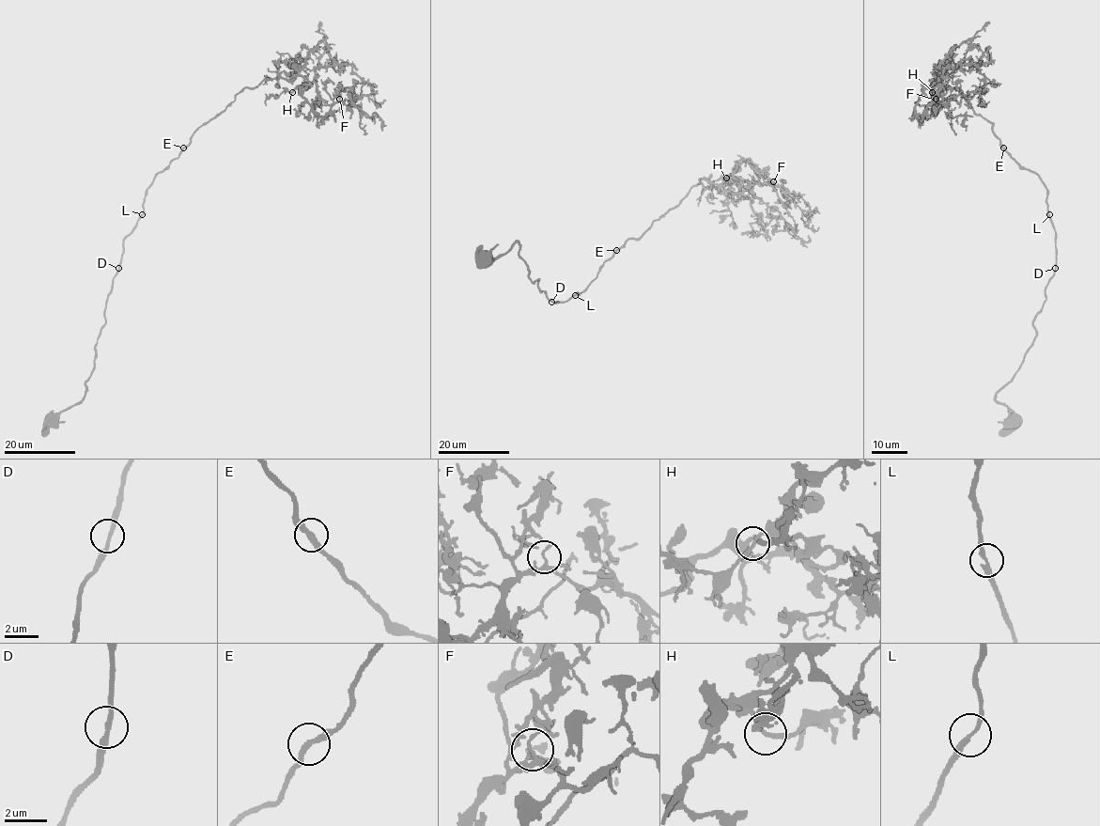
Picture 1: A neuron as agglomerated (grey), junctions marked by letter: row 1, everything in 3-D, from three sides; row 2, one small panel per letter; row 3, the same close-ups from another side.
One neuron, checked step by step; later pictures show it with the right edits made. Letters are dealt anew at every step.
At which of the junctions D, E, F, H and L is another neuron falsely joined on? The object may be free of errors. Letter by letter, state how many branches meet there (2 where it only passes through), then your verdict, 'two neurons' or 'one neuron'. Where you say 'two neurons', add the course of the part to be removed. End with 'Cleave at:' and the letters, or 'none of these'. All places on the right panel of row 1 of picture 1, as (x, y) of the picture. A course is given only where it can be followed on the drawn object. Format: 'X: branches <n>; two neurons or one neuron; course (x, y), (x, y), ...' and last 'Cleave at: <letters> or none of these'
D: branches 2; one neuron
E: branches 2; one neuron
F: branches 2; one neuron
H: branches 2; one neuron
L: branches 2; one neuron
Cleave at: none of these

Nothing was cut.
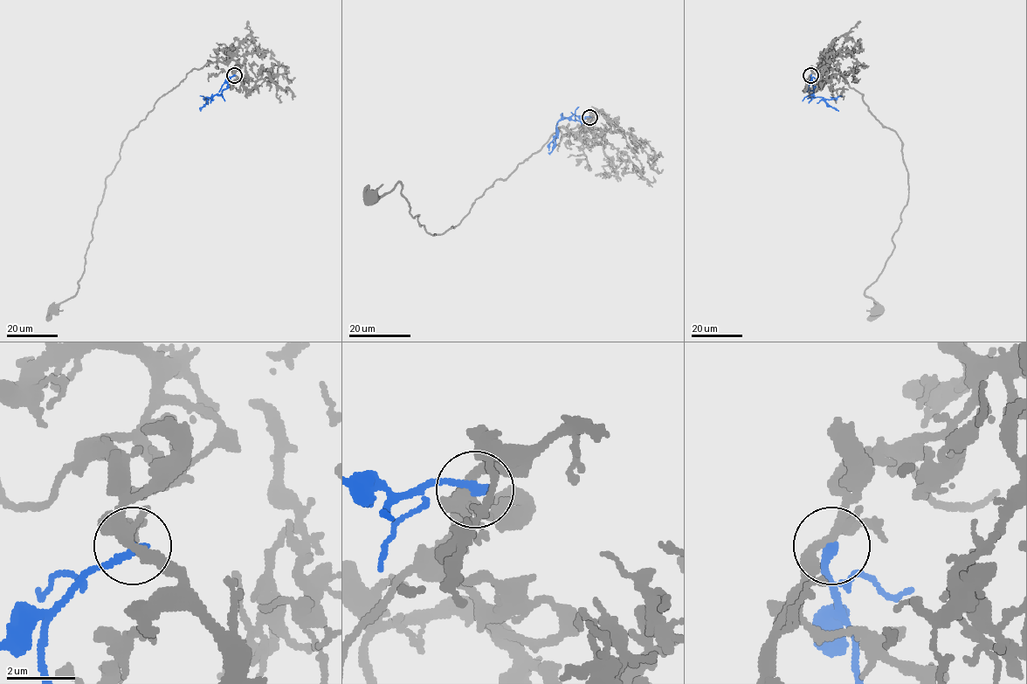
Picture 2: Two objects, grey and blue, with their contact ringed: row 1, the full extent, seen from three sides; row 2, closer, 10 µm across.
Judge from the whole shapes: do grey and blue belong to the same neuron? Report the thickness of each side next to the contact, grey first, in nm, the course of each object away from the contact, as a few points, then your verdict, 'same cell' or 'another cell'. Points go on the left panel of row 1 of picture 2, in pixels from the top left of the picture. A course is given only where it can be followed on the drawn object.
280 nm thick on the grey side, 240 nm on the other; grey runs (234, 75), (234, 60), (207, 63), (191, 70), (128, 133), (120, 160), (106, 179), (78, 292), (53, 309); blue runs (234, 75), (220, 93), (206, 97), (206, 102), (200, 110); another cell

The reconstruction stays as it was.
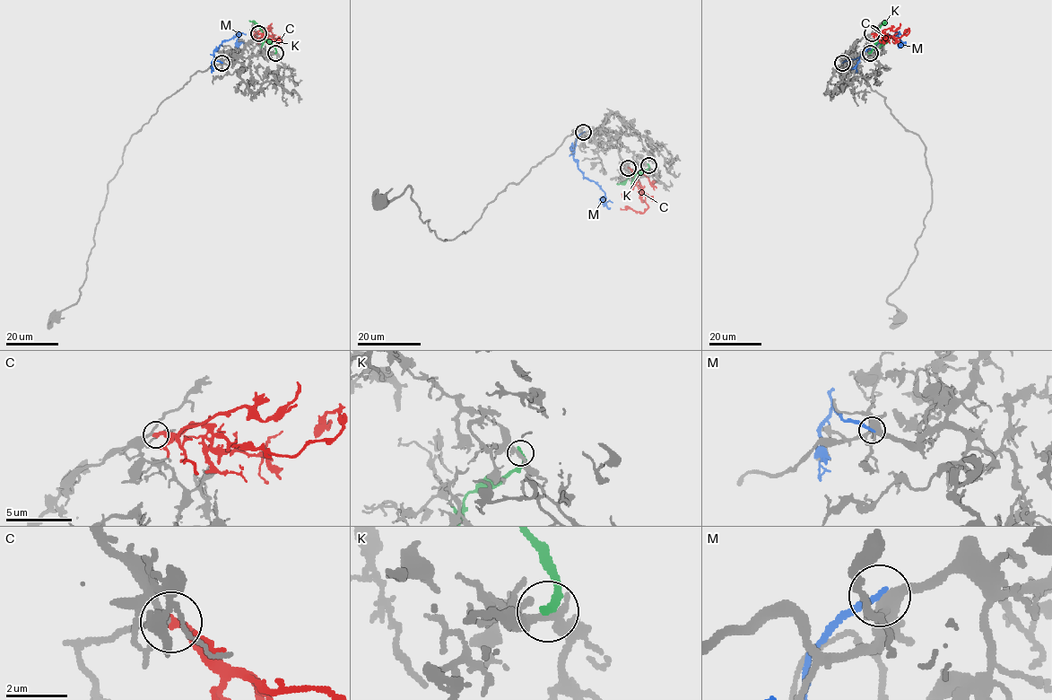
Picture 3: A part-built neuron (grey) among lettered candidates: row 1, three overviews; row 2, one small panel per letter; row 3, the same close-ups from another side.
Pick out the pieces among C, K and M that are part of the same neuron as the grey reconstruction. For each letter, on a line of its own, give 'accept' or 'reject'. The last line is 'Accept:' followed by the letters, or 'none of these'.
C: accept
K: reject
M: reject
Accept: C

